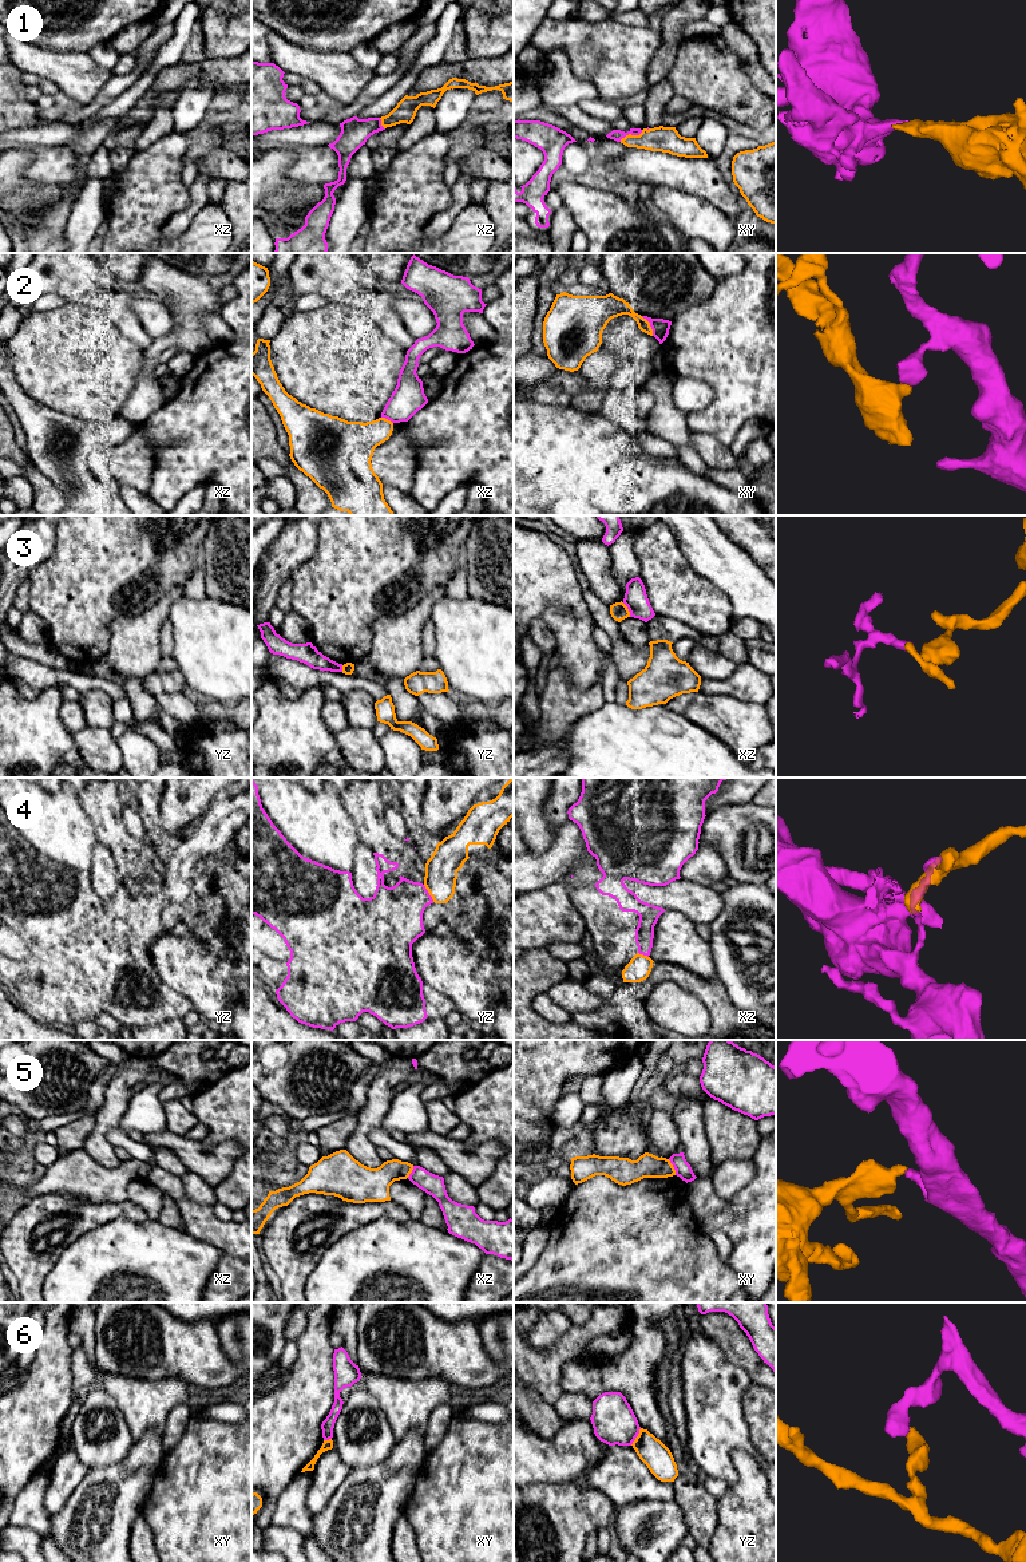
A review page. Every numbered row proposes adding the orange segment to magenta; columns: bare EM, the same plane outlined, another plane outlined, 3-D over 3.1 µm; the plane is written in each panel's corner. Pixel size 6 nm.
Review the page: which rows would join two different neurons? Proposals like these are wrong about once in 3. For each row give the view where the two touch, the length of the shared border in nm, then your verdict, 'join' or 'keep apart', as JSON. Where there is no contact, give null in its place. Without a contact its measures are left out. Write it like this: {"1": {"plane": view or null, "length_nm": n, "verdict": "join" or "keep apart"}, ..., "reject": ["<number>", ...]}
{"1": {"plane": "xy", "length_nm": 160, "verdict": "join"}, "2": {"plane": "xy", "length_nm": 140, "verdict": "keep apart"}, "3": {"plane": "xz", "length_nm": 100, "verdict": "keep apart"}, "4": {"plane": "yz", "length_nm": 120, "verdict": "join"}, "5": {"plane": "xy", "length_nm": 110, "verdict": "keep apart"}, "6": {"plane": "yz", "length_nm": 120, "verdict": "keep apart"}, "reject": ["2", "3", "5", "6"]}

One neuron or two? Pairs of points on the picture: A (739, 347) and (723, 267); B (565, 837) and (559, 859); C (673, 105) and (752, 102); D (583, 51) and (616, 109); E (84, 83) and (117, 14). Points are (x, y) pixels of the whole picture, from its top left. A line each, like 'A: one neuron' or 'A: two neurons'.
A: two neurons
B: one neuron
C: two neurons
D: two neurons
E: two neurons

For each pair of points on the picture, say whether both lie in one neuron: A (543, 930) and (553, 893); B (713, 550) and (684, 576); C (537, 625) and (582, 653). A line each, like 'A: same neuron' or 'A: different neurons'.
A: same neuron
B: different neurons
C: different neurons

